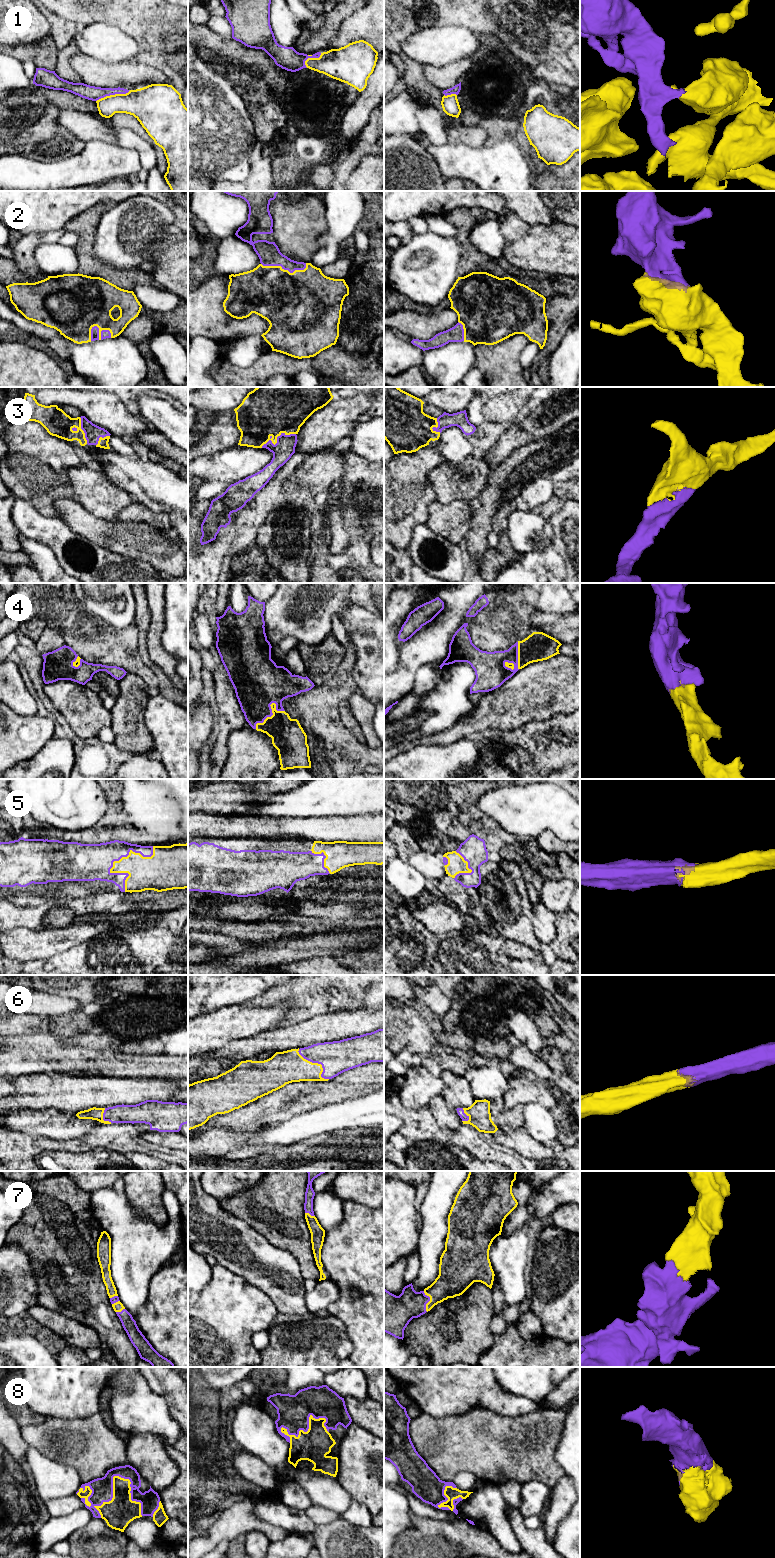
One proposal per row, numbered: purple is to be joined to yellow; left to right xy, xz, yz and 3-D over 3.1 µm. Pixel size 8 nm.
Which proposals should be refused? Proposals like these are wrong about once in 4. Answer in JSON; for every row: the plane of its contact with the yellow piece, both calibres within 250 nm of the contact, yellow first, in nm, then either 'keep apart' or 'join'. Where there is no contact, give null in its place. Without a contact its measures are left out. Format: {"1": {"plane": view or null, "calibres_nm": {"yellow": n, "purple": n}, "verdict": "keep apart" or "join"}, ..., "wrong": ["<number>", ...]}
{"1": {"plane": "xy", "calibres_nm": {"yellow": 240, "purple": 120}, "verdict": "keep apart"}, "2": {"plane": "xy", "calibres_nm": {"yellow": 400, "purple": 60}, "verdict": "join"}, "3": {"plane": "xz", "calibres_nm": {"yellow": 440, "purple": 160}, "verdict": "join"}, "4": {"plane": "xz", "calibres_nm": {"yellow": 280, "purple": 380}, "verdict": "join"}, "5": {"plane": "xy", "calibres_nm": {"yellow": 260, "purple": 300}, "verdict": "join"}, "6": {"plane": "xz", "calibres_nm": {"yellow": 260, "purple": 260}, "verdict": "join"}, "7": {"plane": "yz", "calibres_nm": {"yellow": 240, "purple": 240}, "verdict": "join"}, "8": {"plane": "xy", "calibres_nm": {"yellow": 220, "purple": 180}, "verdict": "join"}, "wrong": ["1"]}

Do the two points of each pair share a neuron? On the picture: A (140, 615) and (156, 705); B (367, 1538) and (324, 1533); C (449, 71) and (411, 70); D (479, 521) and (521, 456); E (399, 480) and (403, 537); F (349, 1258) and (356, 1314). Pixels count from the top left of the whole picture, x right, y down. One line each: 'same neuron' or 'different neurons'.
A: different neurons
B: same neuron
C: different neurons
D: same neuron
E: same neuron
F: same neuron

